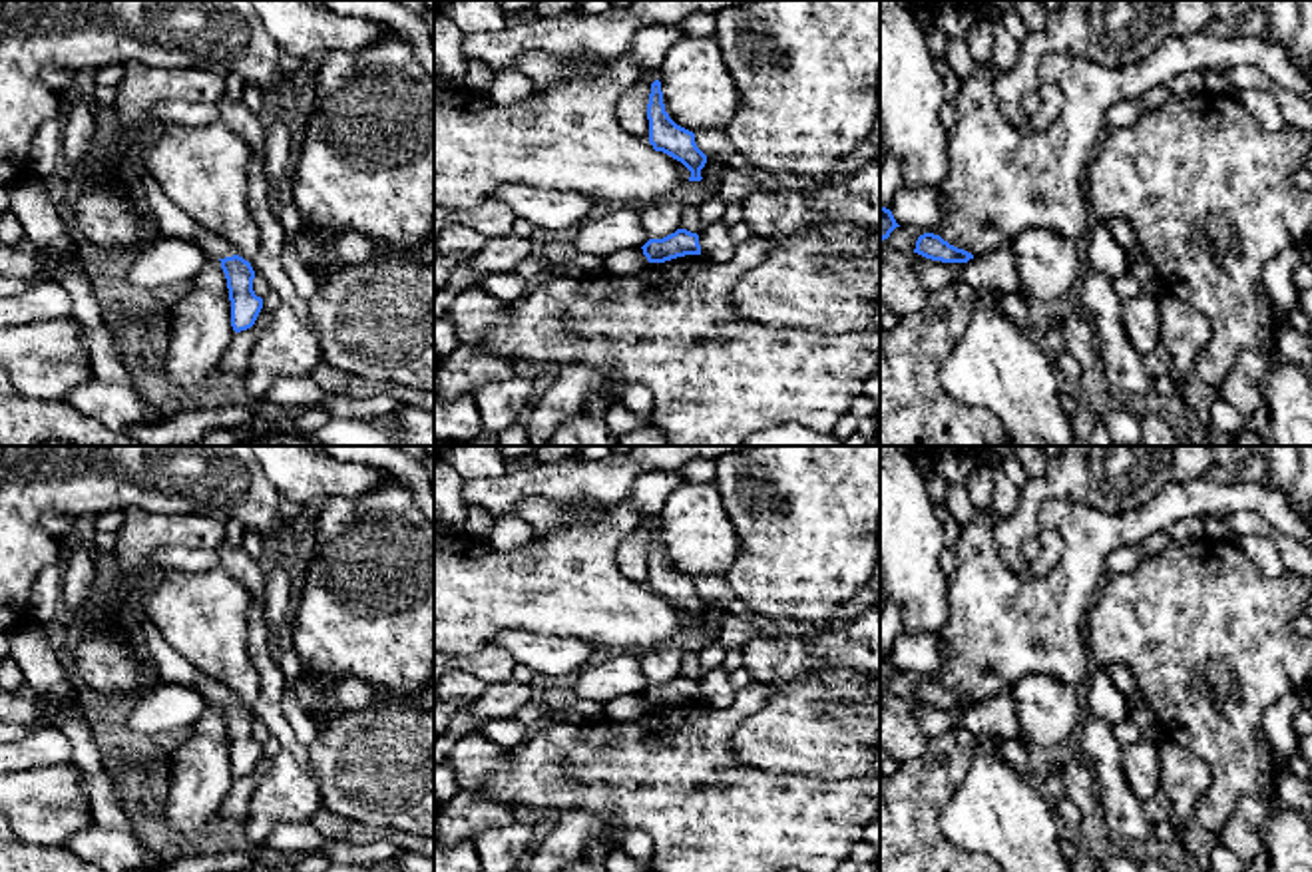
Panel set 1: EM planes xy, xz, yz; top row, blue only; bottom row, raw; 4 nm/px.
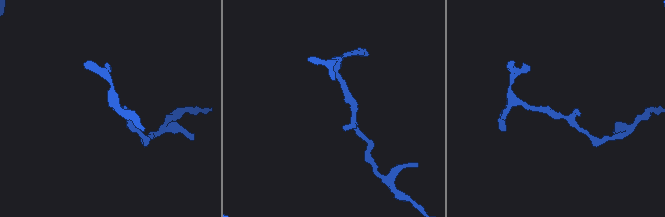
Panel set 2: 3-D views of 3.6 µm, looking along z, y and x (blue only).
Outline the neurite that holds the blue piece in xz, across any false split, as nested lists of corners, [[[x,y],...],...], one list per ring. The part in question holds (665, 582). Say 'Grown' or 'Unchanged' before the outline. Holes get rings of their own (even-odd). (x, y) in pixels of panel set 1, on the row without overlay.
Unchanged. [[[659,526],[651,530],[647,565],[649,589],[653,595],[681,607],[691,617],[689,627],[701,627],[701,615],[707,609],[707,601],[697,593],[695,579],[677,571],[665,557]]]

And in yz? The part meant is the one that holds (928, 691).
Unchanged. [[[934,679],[920,681],[914,699],[942,709],[968,709],[970,705],[974,705],[972,699],[950,691],[948,687]]]

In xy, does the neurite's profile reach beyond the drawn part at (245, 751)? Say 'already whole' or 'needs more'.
already whole

